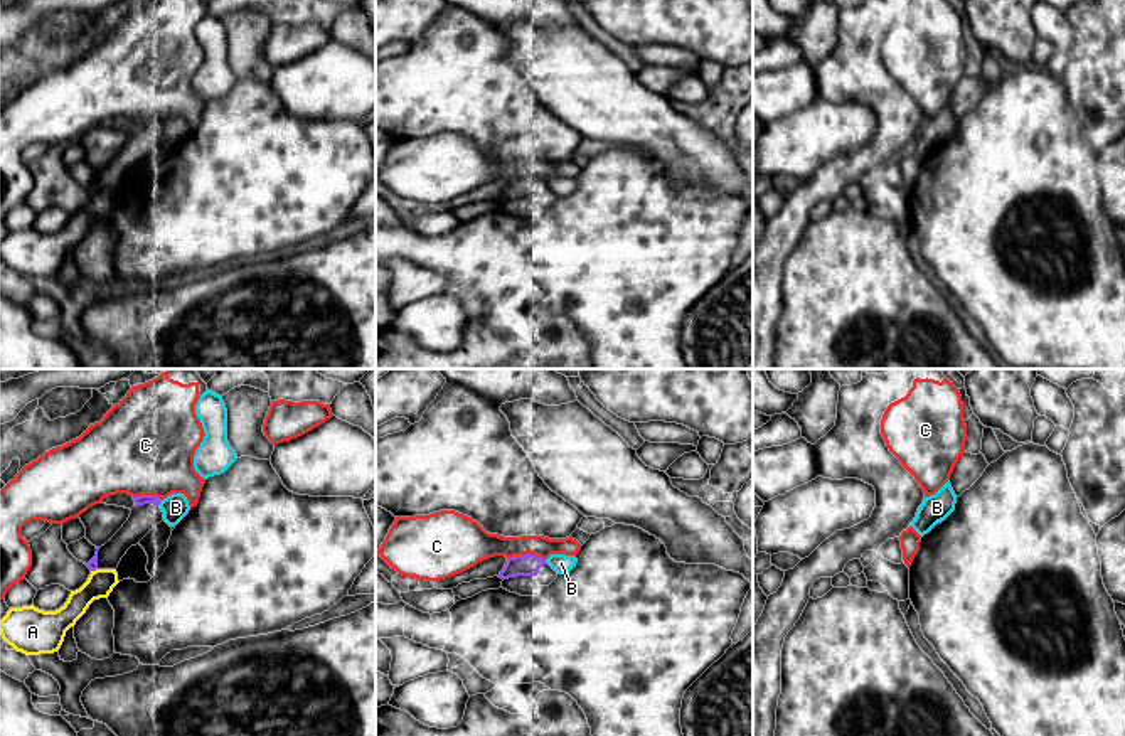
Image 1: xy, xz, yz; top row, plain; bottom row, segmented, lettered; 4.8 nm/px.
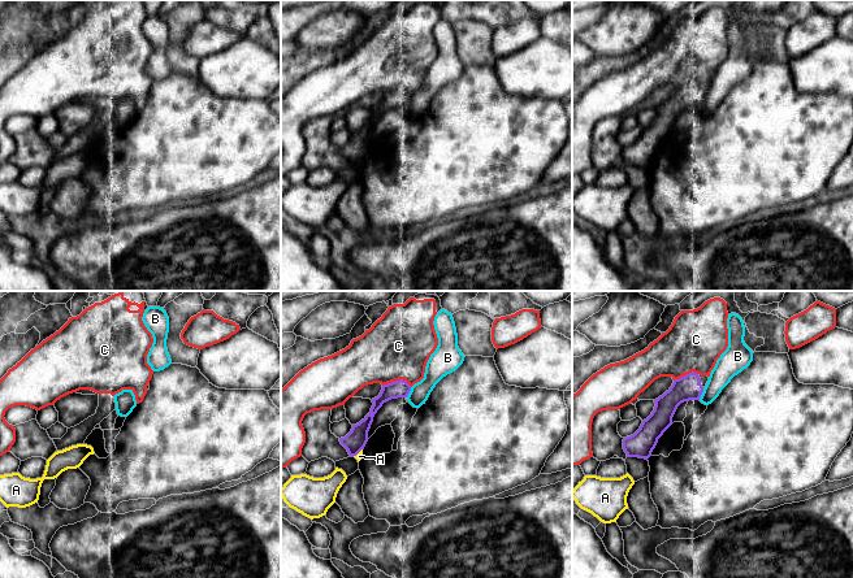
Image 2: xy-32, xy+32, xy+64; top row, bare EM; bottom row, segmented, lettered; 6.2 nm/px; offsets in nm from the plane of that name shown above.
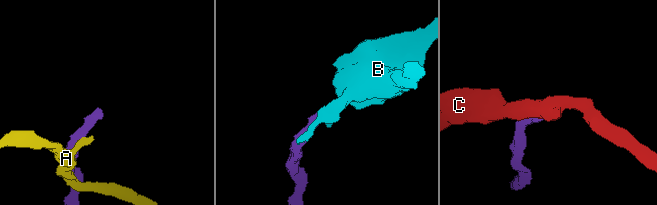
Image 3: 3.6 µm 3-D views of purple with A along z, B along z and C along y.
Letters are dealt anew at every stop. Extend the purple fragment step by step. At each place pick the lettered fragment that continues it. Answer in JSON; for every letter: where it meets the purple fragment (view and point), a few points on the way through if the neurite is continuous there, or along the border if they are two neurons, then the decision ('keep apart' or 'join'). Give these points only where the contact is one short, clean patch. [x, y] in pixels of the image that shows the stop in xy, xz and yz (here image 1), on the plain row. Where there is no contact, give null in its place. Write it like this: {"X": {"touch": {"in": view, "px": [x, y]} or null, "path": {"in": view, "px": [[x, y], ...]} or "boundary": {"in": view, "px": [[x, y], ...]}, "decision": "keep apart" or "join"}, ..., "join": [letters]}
{"A": {"touch": {"in": "xy", "px": [93, 192]}, "decision": "keep apart"}, "B": {"touch": {"in": "xy", "px": [160, 123]}, "decision": "keep apart"}, "C": {"touch": {"in": "xz", "px": [526, 177]}, "decision": "keep apart"}, "join": []}

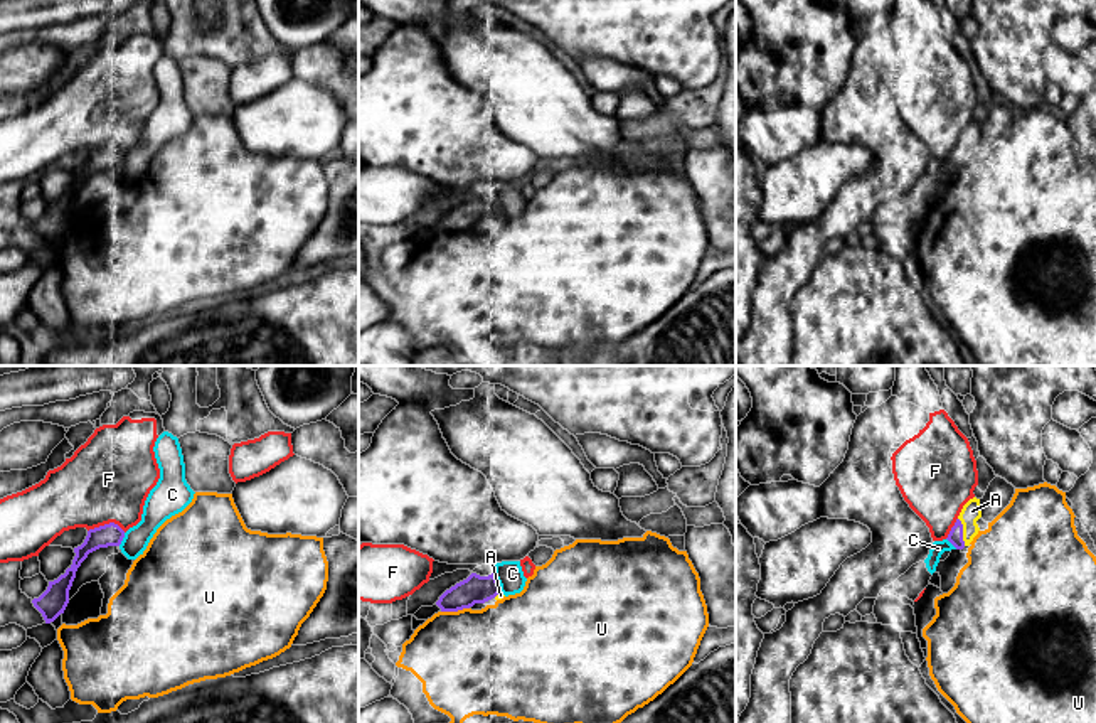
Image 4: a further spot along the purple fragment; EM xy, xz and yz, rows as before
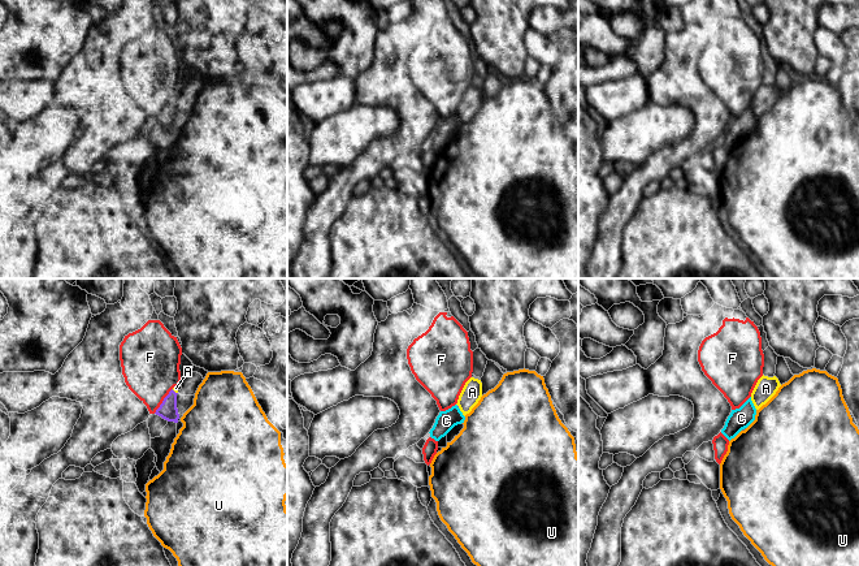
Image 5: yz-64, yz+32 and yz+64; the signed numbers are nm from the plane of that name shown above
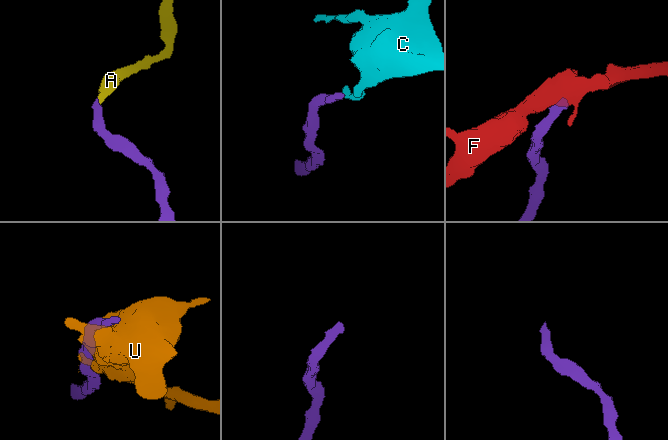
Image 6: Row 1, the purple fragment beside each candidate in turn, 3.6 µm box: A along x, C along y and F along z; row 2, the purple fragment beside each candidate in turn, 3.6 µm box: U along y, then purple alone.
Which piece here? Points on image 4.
{"A": {"touch": {"in": "yz", "px": [962, 154]}, "decision": "join"}, "C": {"touch": {"in": "xz", "px": [497, 204]}, "decision": "keep apart"}, "F": {"touch": {"in": "xy", "px": [106, 147]}, "decision": "keep apart"}, "U": {"touch": {"in": "xz", "px": [455, 233]}, "decision": "keep apart"}, "join": ["A"]}

